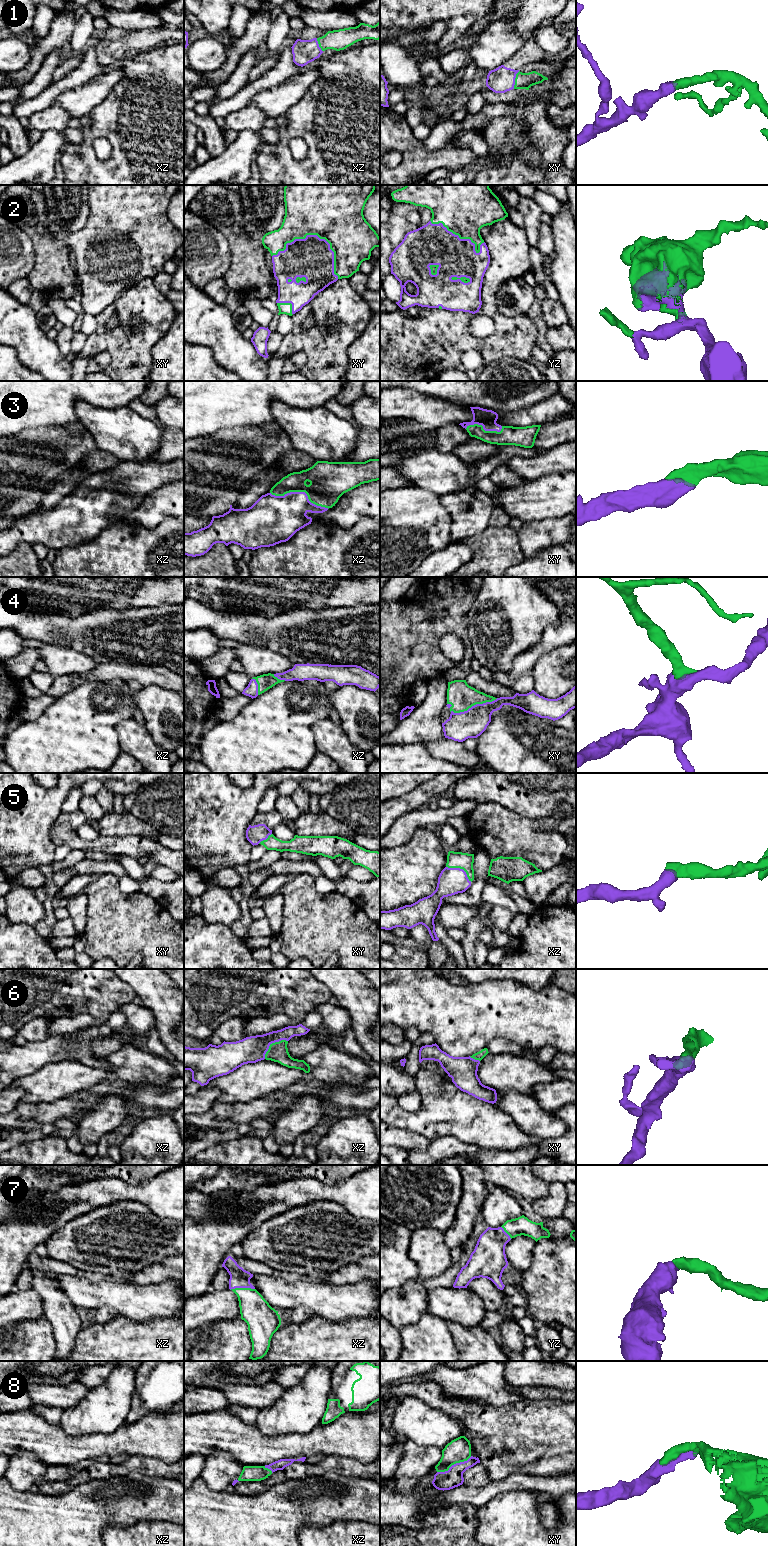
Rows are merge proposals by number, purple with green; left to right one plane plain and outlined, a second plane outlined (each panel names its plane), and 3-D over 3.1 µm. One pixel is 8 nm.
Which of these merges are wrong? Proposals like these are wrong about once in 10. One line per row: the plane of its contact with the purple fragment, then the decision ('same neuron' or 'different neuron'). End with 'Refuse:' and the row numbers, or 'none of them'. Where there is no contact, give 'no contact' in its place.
1: contact in xy; same neuron
2: contact in xy; same neuron
3: contact in xz; same neuron
4: contact in xy; same neuron
5: contact in xz; same neuron
6: contact in xz; same neuron
7: contact in xz; same neuron
8: contact in xy; same neuron
Refuse: none of them

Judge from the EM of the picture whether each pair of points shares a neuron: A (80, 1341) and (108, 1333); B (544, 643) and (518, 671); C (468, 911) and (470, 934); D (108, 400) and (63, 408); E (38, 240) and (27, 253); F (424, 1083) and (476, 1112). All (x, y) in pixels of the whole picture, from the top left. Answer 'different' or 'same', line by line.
A: same
B: same
C: different
D: same
E: different
F: same

